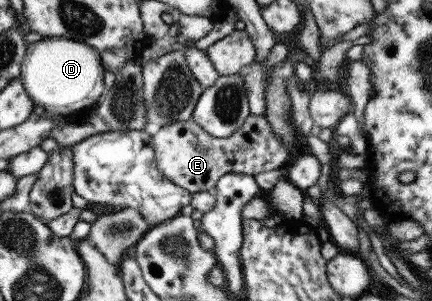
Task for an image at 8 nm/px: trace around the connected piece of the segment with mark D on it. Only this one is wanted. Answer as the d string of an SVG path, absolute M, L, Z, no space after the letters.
M45 37L40 42L27 44L19 77L35 107L43 107L47 114L66 116L73 112L83 114L97 104L103 94L104 71L101 57L95 48L65 37Z

